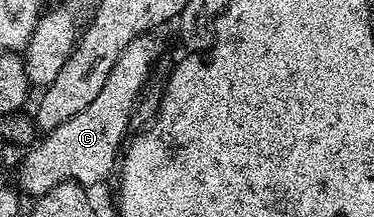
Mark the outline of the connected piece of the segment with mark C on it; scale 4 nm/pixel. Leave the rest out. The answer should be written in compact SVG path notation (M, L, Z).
M147 33L131 40L119 60L115 60L115 68L111 68L111 76L107 76L107 84L103 84L99 96L95 96L83 112L71 116L67 124L59 124L59 128L42 137L45 139L41 138L24 151L25 159L17 166L16 182L22 195L40 196L60 182L78 182L83 187L93 188L112 170L114 173L126 141L125 133L137 109L137 99L146 89L149 69L157 58L157 42L153 37L152 33Z

